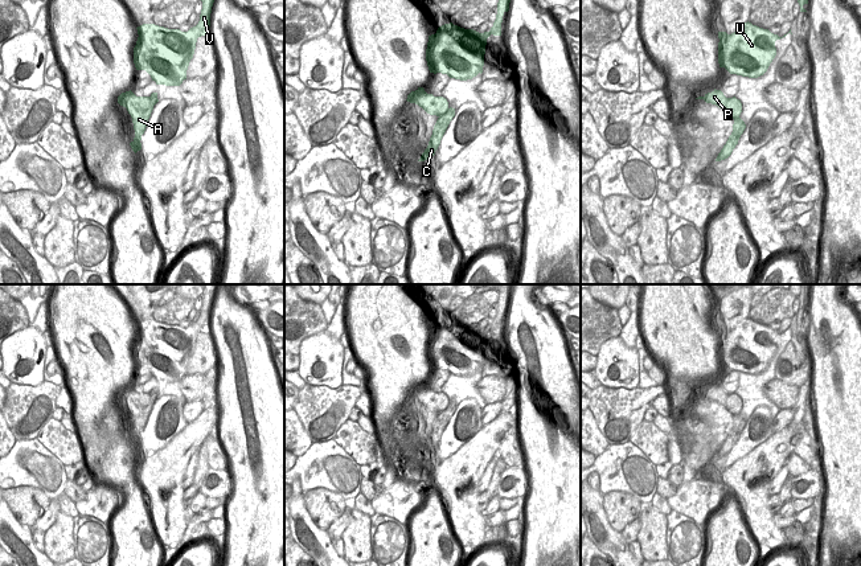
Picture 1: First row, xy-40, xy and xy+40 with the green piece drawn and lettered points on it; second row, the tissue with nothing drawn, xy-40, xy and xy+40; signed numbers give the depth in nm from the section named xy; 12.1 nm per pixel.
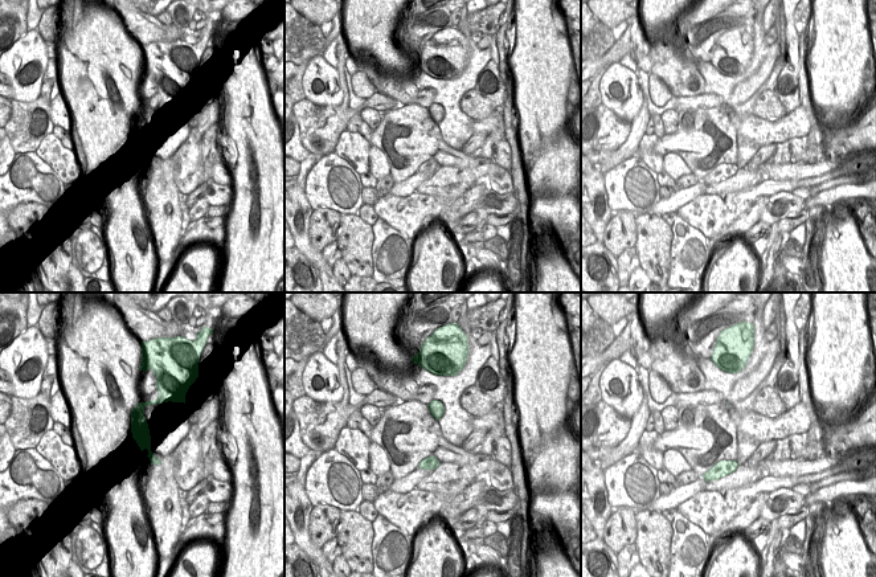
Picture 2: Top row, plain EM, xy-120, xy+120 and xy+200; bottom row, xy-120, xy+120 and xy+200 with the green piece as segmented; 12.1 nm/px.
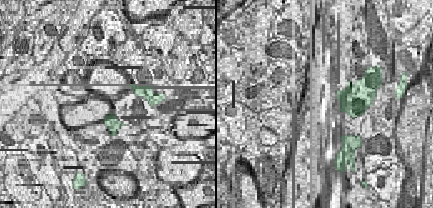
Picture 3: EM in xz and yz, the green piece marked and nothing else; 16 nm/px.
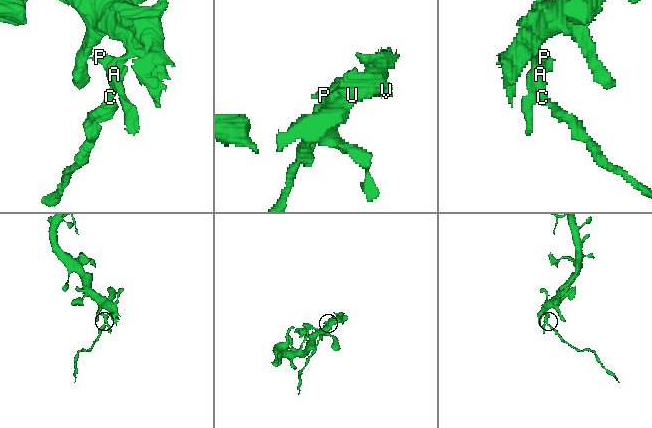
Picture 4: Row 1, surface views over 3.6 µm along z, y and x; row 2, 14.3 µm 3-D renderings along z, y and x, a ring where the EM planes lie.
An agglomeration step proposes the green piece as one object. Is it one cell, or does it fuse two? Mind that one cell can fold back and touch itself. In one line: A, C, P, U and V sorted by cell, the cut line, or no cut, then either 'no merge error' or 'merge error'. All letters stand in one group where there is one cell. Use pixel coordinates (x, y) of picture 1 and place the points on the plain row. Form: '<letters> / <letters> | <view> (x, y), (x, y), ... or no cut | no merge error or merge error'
A C P / U V | xy-40 (139, 393), (143, 405), (152, 404) | merge error

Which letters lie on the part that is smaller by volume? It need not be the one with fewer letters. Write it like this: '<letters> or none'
A, C, P.

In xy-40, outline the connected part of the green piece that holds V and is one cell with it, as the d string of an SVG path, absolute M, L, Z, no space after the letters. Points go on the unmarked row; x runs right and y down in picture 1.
M202 284L200 317L188 328L155 320L138 323L134 344L136 366L145 366L156 381L180 382L193 354L197 335L209 331L210 309L217 284Z

